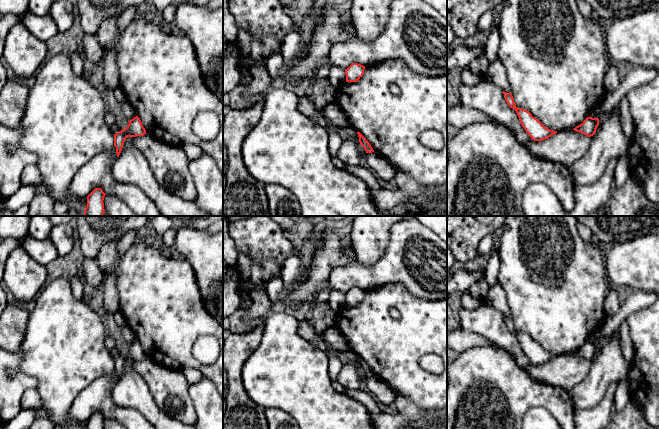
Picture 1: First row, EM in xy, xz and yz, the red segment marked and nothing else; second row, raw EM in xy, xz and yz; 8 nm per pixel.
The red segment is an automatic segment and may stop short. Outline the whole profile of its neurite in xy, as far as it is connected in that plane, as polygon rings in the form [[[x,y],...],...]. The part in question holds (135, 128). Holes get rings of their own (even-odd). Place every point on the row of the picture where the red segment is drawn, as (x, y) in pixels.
[[[138,116],[129,120],[129,124],[125,129],[114,134],[114,146],[116,147],[117,157],[119,157],[127,137],[142,136],[144,134],[146,134],[146,130]]]

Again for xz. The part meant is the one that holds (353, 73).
[[[352,63],[347,69],[345,69],[346,82],[357,82],[364,74],[365,66]]]

